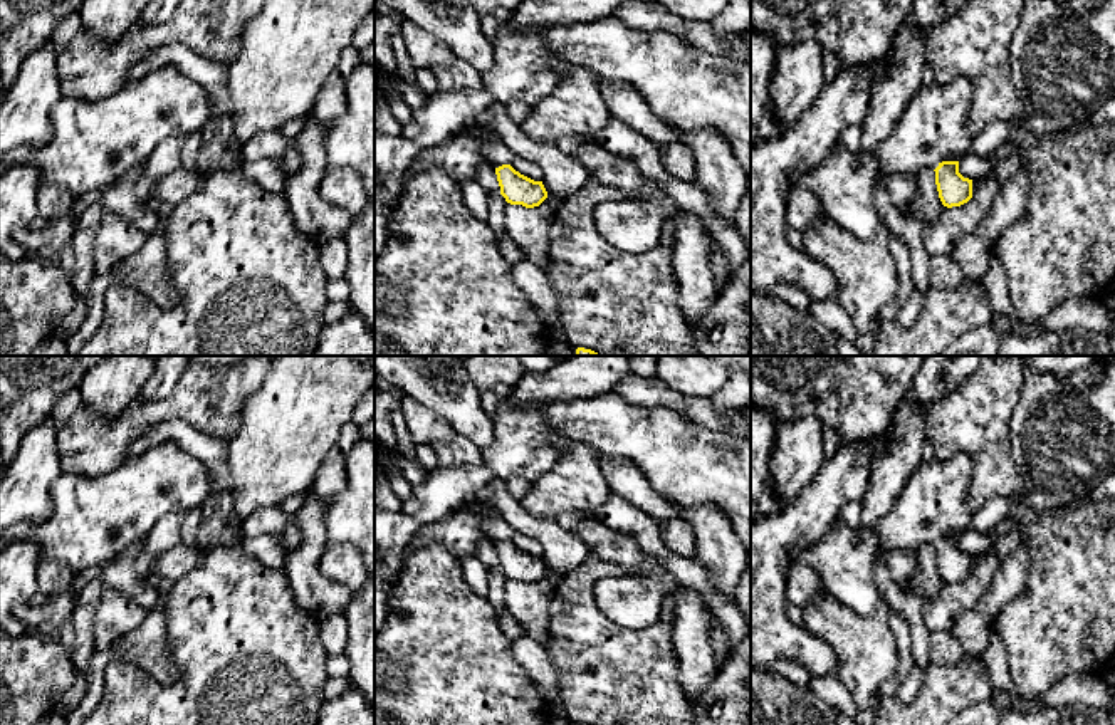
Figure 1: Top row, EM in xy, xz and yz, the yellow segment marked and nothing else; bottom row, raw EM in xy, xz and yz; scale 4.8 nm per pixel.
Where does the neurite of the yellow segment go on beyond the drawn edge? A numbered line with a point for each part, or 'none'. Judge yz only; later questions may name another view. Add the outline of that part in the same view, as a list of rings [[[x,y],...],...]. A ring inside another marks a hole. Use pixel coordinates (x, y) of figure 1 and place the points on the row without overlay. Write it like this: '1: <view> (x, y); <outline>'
none

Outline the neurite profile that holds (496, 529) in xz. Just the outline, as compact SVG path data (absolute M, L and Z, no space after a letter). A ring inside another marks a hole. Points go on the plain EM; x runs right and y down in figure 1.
M492 514L482 525L484 534L494 544L512 540L517 534L499 514Z

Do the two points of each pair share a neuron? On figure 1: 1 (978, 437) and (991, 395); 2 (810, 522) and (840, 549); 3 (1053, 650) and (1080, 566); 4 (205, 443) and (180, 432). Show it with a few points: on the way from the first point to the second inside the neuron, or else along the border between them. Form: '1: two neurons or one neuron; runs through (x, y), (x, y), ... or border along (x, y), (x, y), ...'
1: one neuron; runs through (978, 427), (978, 413), (983, 405)
2: two neurons; border along (835, 519), (821, 537), (796, 547), (791, 556)
3: one neuron; runs through (1058, 630), (1078, 610), (1078, 586)
4: one neuron; runs through (198, 443), (187, 437)

